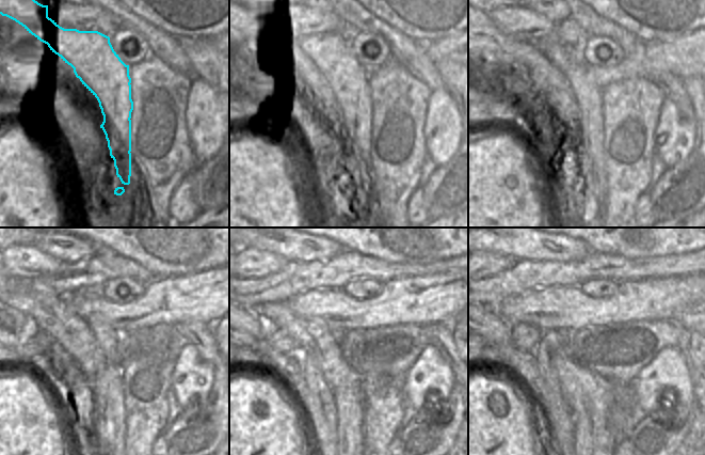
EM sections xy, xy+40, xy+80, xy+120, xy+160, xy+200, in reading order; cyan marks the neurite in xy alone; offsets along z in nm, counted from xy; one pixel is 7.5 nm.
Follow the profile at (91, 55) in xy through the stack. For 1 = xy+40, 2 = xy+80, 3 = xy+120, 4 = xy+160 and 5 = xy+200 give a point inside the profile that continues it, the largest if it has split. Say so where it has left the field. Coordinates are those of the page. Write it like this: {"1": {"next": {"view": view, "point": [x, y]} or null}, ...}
{"1": {"next": {"view": "xy+40", "point": [349, 80]}}, "2": {"next": {"view": "xy+80", "point": [588, 146]}}, "3": {"next": {"view": "xy+120", "point": [108, 388]}}, "4": {"next": {"view": "xy+160", "point": [349, 402]}}, "5": {"next": {"view": "xy+200", "point": [580, 444]}}}

